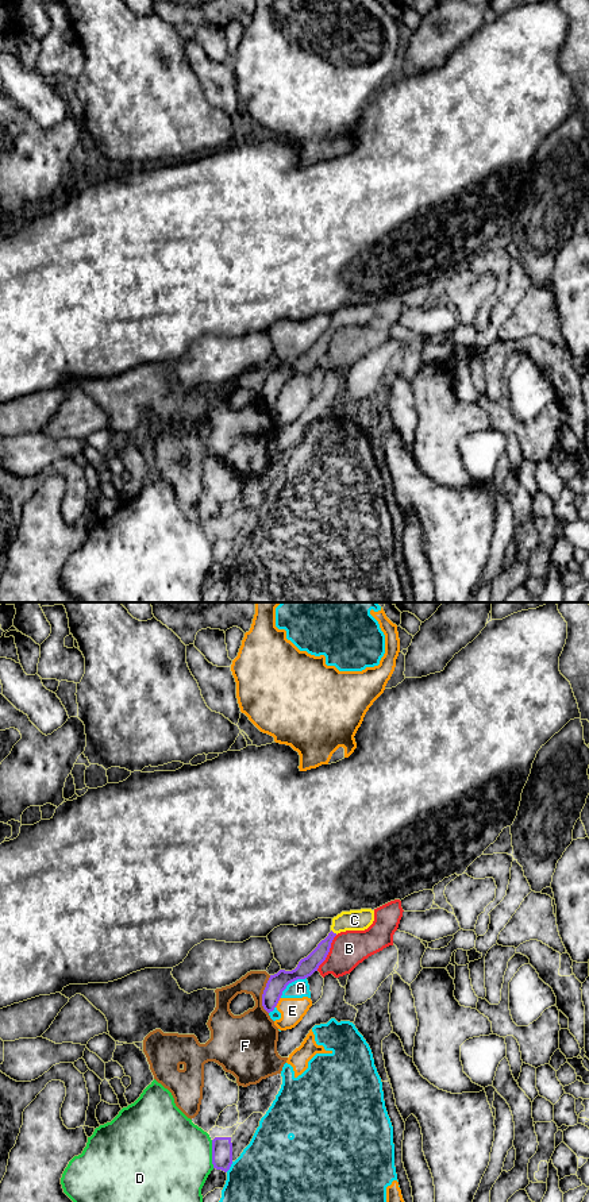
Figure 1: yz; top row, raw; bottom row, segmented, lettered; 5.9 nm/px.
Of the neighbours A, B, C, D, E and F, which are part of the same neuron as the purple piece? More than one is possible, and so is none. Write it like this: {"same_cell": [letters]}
{"same_cell": ["C"]}

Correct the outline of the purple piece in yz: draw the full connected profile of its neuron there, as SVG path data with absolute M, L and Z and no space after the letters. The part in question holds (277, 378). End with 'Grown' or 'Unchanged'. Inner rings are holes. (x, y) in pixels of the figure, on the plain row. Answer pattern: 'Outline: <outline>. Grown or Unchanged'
Outline: M361 304L342 307L332 313L331 327L322 335L317 342L292 366L280 365L277 369L270 370L262 389L262 401L270 408L277 401L282 386L286 381L297 374L305 374L317 366L319 361L326 355L334 332L346 325L365 325L374 316L374 305Z. Grown

